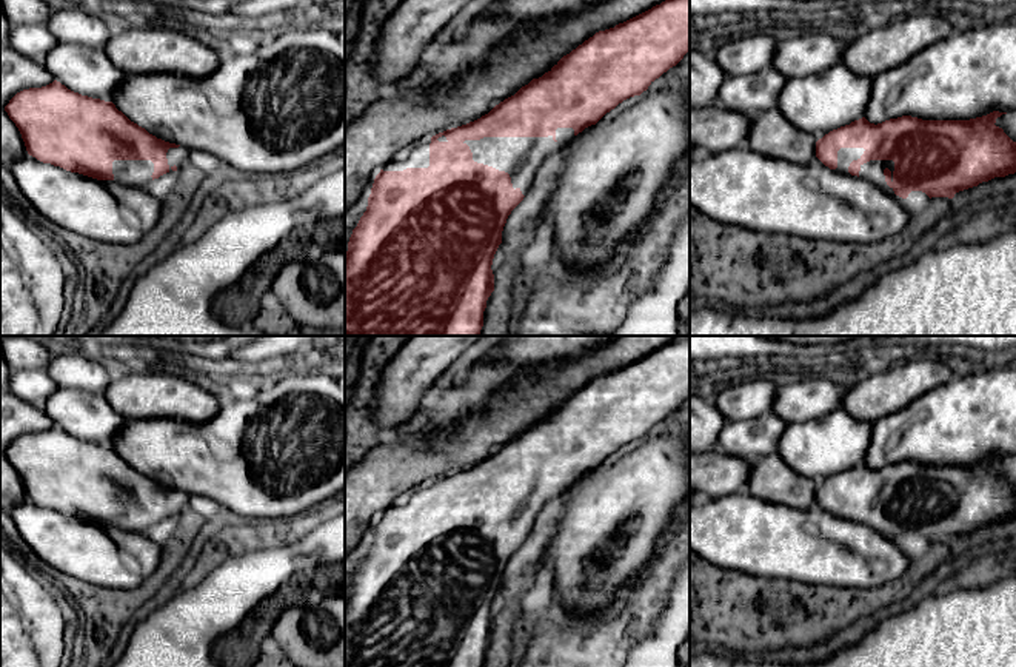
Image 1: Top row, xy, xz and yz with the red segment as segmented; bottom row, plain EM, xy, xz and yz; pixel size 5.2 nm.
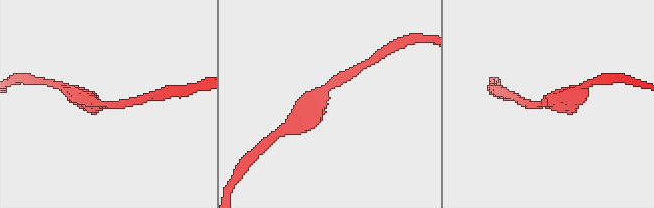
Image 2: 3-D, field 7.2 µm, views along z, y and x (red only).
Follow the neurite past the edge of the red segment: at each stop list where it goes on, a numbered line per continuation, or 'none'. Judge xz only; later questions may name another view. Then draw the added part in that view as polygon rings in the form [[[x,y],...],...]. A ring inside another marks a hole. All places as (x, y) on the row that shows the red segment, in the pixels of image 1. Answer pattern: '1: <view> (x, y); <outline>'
1: xz (518, 156); [[[557,128],[554,137],[483,137],[463,143],[470,146],[474,162],[508,173],[513,188],[526,196],[542,160],[573,137],[573,128]]]

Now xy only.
1: xy (133, 173); [[[114,160],[112,174],[114,182],[145,188],[152,182],[154,163],[151,160]]]

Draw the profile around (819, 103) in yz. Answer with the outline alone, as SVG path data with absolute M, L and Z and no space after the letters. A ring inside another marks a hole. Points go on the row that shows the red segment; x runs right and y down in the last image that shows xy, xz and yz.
M844 62L810 77L790 79L777 106L796 128L816 140L864 117L871 79L850 71Z

